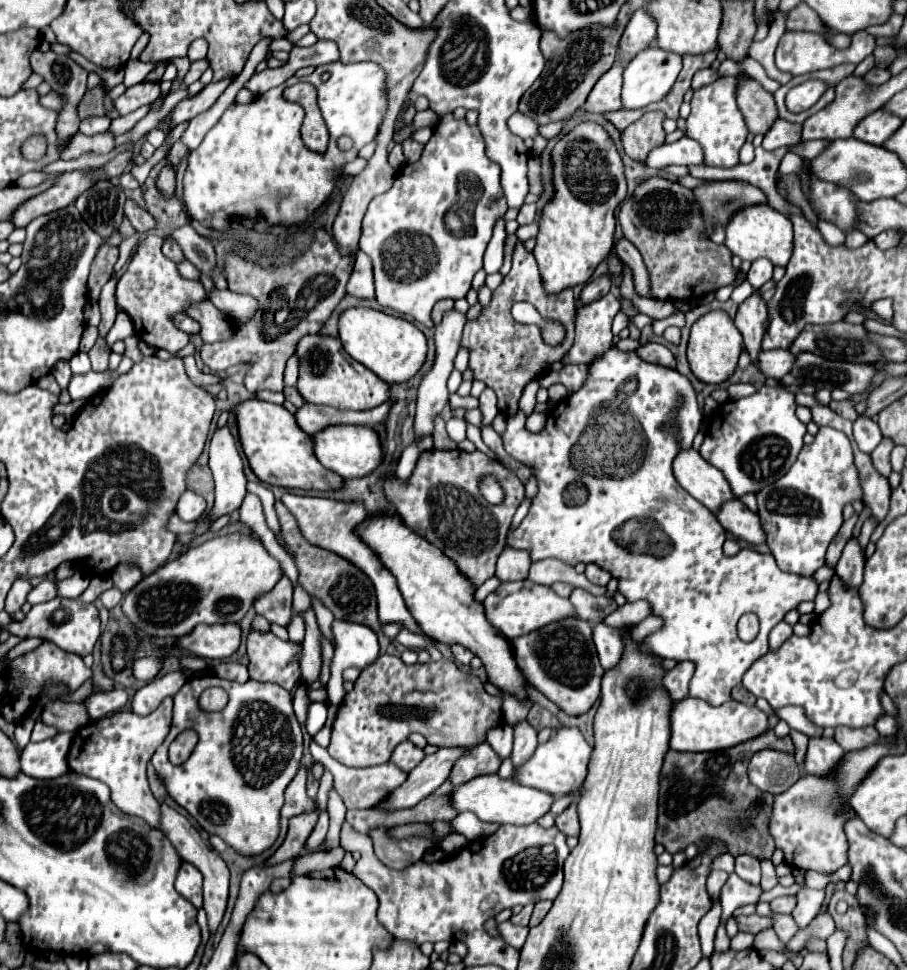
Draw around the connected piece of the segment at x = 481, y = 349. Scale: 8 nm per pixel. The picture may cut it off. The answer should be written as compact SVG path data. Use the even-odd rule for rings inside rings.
M518 240L512 254L512 270L502 278L502 284L492 292L492 300L488 306L482 308L480 316L476 320L468 320L464 326L462 336L462 348L468 348L470 362L468 368L474 374L474 380L484 382L488 388L492 388L498 396L498 410L506 414L508 418L518 412L518 400L526 384L532 380L544 376L550 368L550 364L562 360L566 352L572 348L574 342L574 316L576 316L576 300L572 296L572 290L564 290L560 294L548 296L544 294L540 272L536 270L534 254L524 248L524 244ZM514 302L530 302L544 318L554 318L566 326L566 340L552 348L546 346L540 338L540 330L534 324L518 324L510 308Z

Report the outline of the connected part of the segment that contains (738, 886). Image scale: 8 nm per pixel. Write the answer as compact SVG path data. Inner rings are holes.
M730 874L728 882L722 888L722 896L720 896L722 920L728 920L732 916L732 912L744 904L756 904L760 894L762 894L760 886L748 884L748 882L736 878L736 874Z

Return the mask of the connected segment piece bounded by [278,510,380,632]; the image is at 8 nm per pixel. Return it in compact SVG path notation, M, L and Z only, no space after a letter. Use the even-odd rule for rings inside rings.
M278 510L278 520L282 526L282 536L286 540L286 546L294 552L294 562L300 572L300 584L308 594L318 596L324 606L334 614L338 620L350 620L364 626L370 626L374 632L380 630L380 622L376 618L376 596L372 594L372 584L360 570L356 570L350 562L344 562L342 558L336 558L336 554L328 550L320 550L318 546L312 546L298 530L296 518L288 510Z

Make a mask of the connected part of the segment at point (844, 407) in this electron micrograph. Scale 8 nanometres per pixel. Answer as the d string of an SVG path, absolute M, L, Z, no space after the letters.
M832 400L828 406L830 406L836 414L840 414L842 418L848 418L848 420L852 420L852 422L858 418L858 412L854 410L854 402L852 402L852 400L842 400L842 402L834 402L834 400Z

